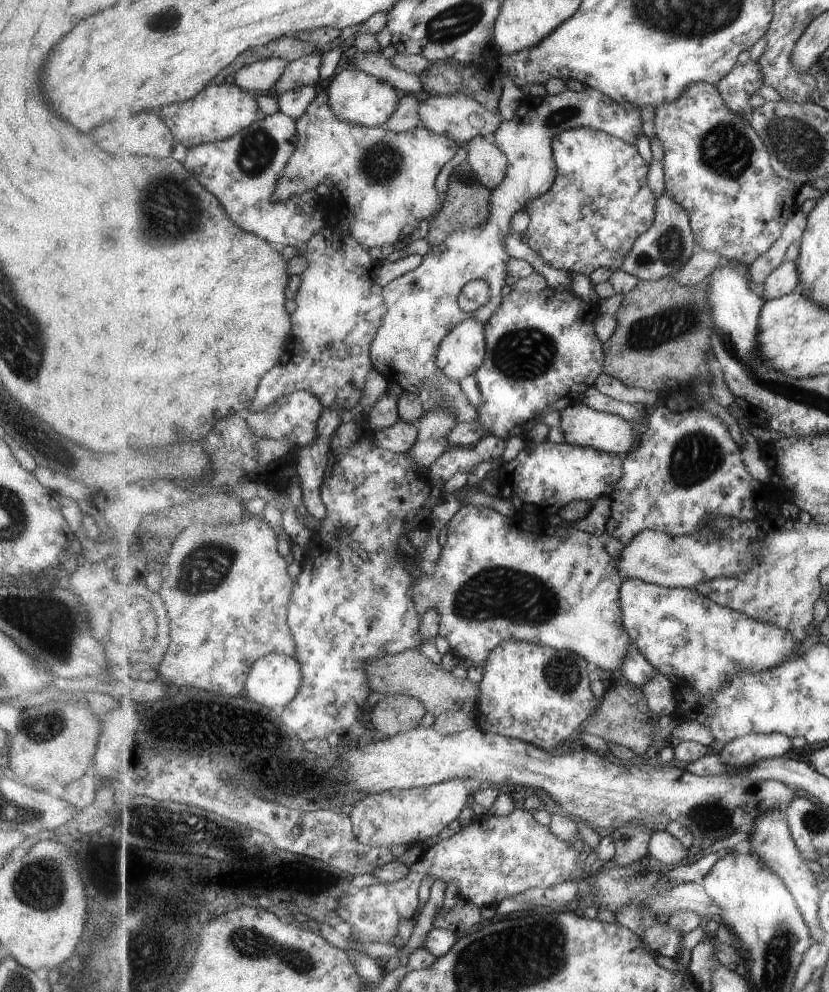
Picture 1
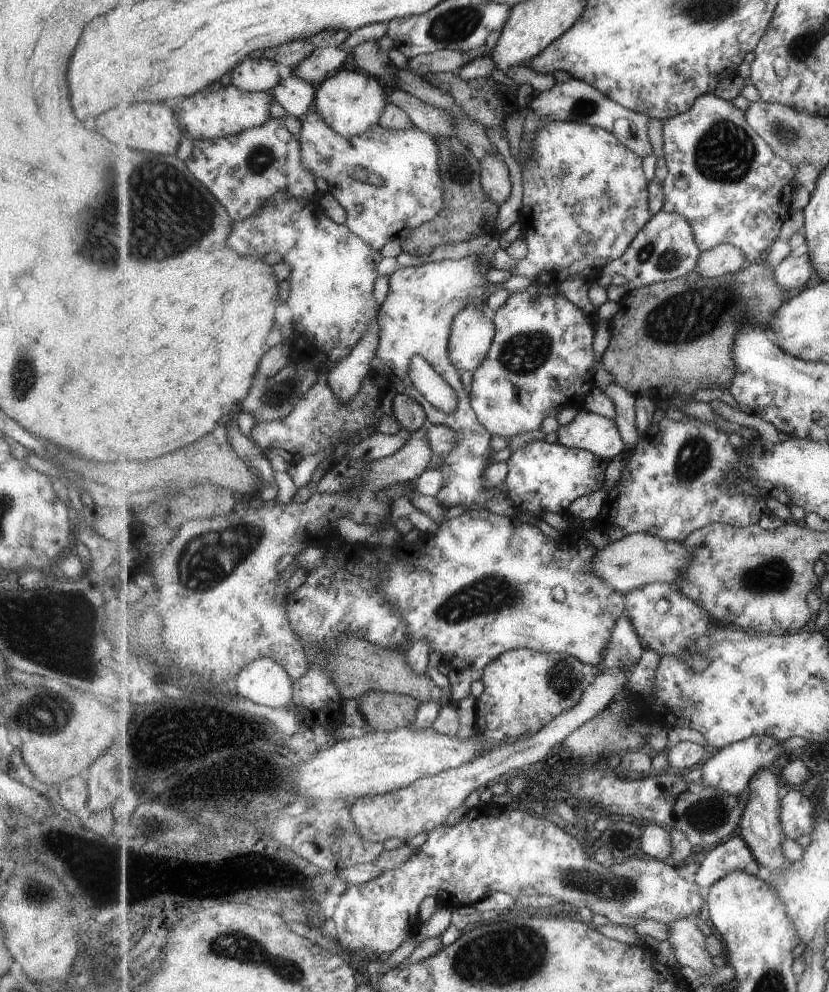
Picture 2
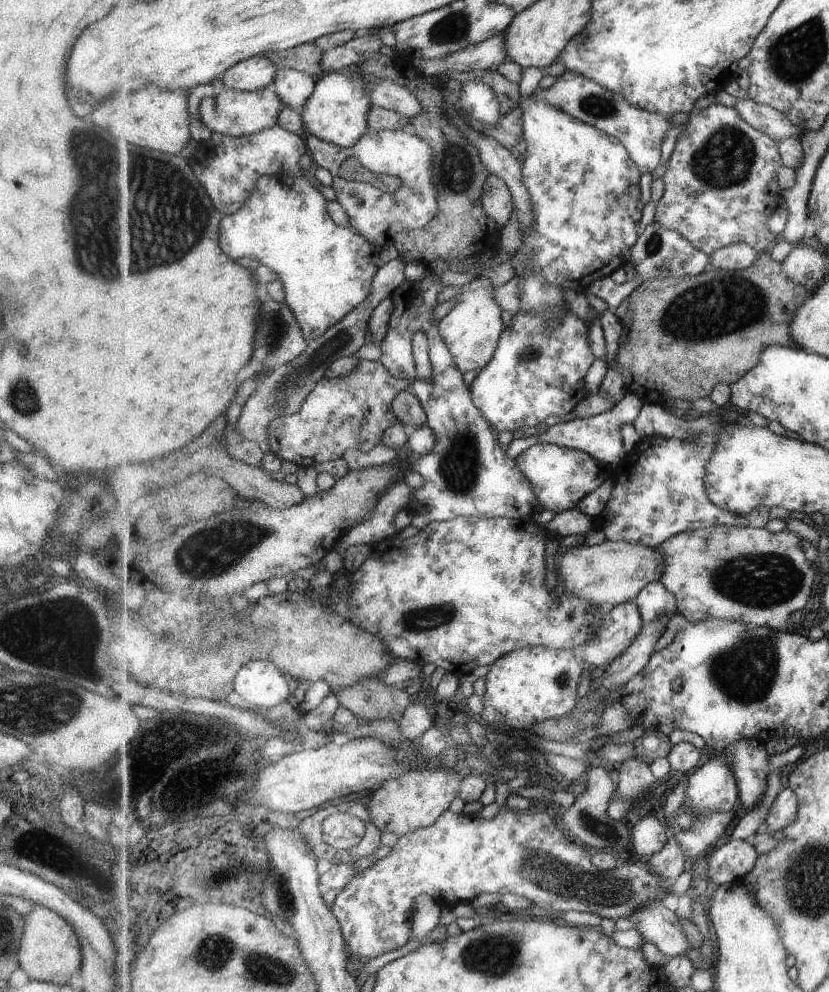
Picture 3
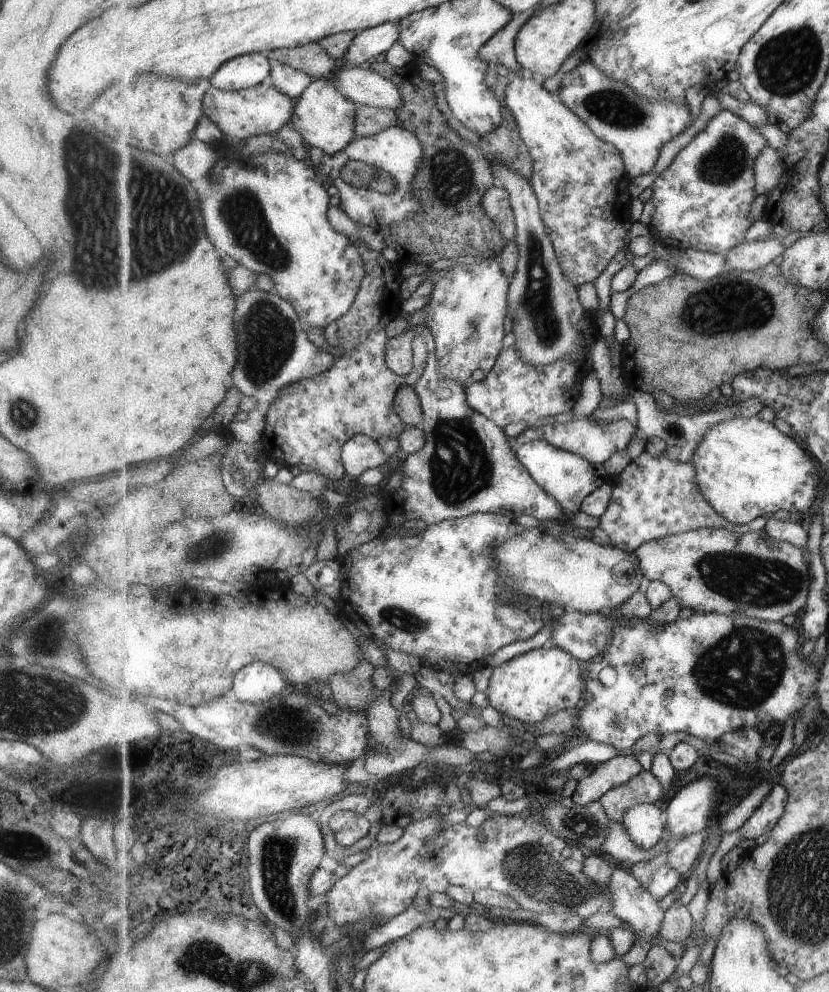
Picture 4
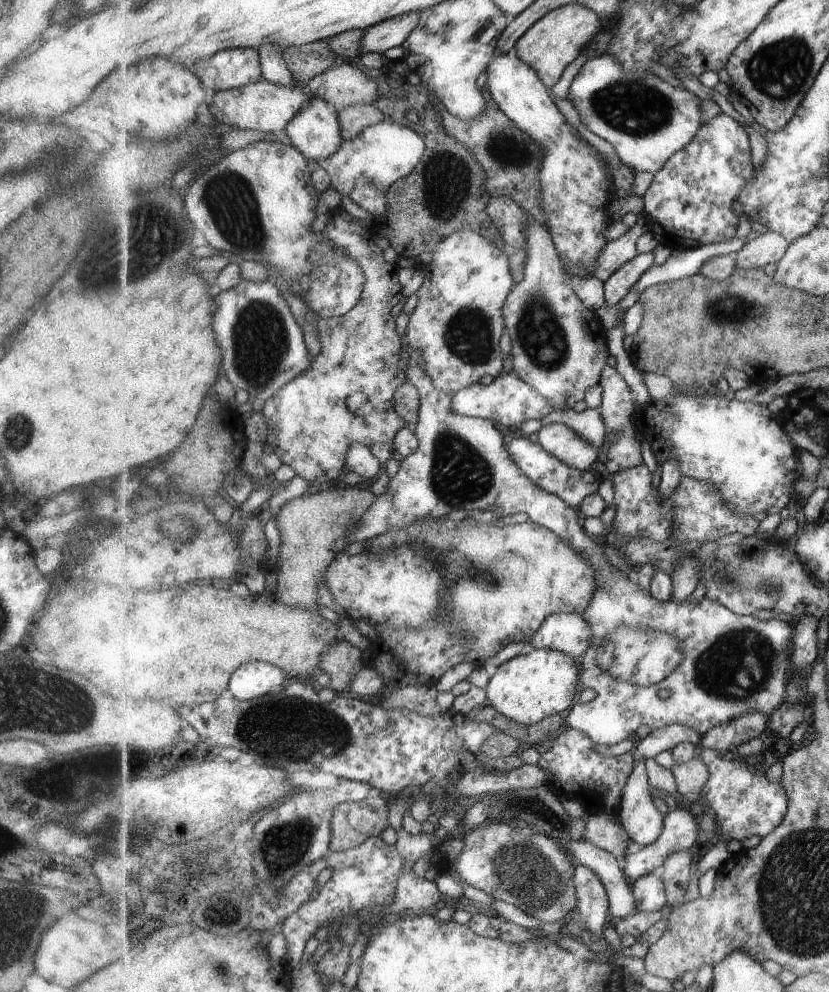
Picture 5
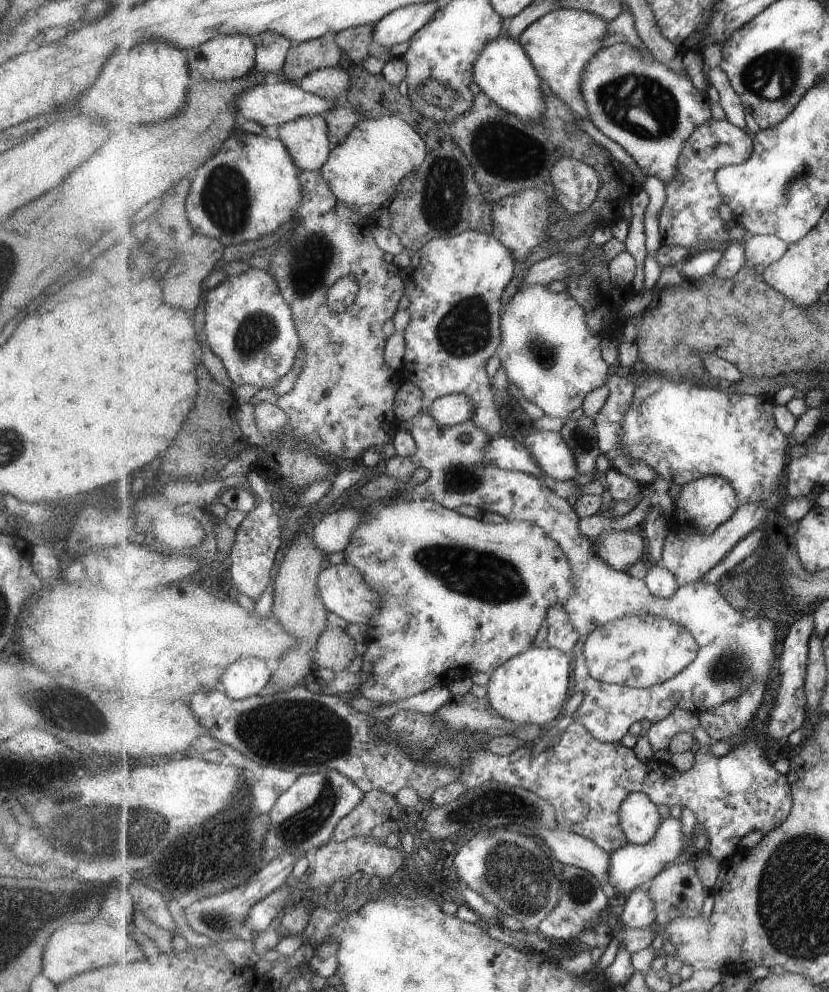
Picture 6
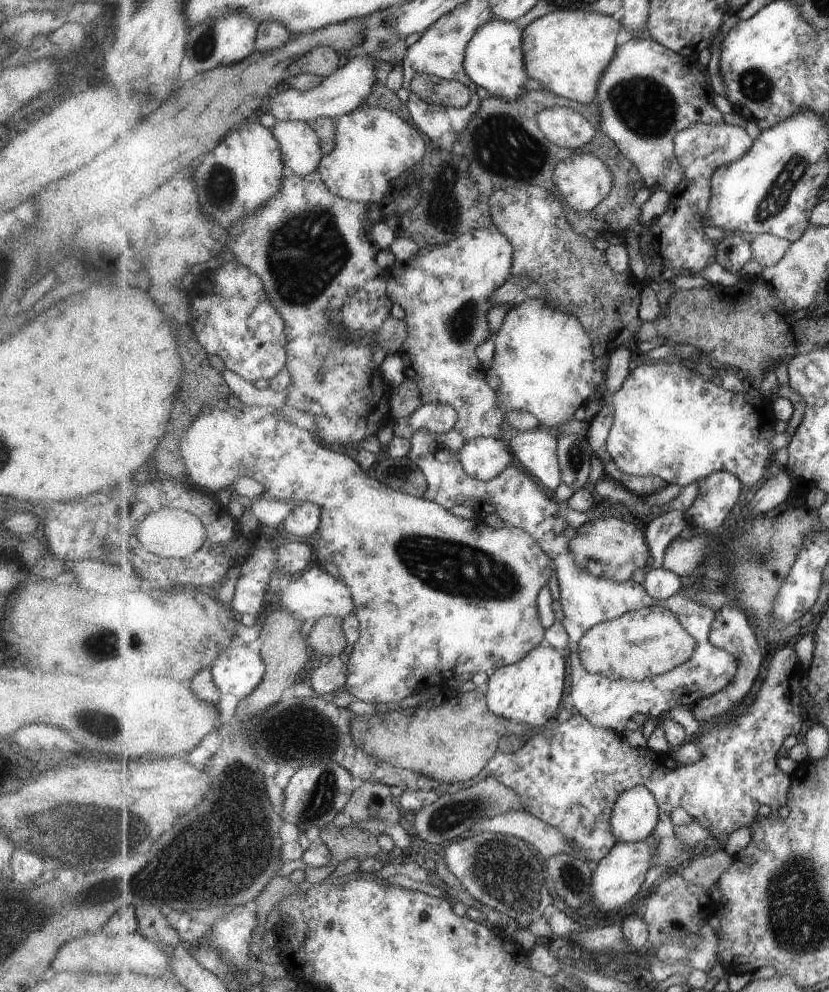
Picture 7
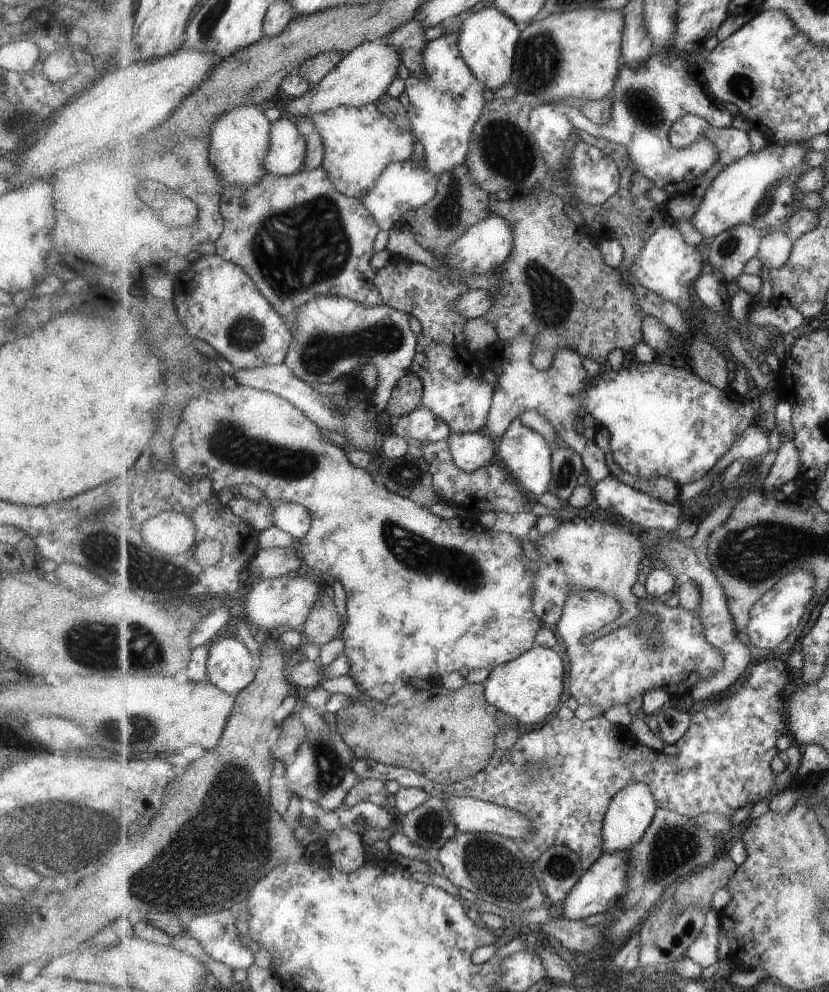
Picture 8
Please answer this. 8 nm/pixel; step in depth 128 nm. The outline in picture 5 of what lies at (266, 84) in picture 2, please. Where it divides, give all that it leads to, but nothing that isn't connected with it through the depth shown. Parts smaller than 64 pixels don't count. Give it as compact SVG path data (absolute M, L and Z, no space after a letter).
M251 48L227 50L197 62L191 70L210 93L242 88L261 78L261 56Z

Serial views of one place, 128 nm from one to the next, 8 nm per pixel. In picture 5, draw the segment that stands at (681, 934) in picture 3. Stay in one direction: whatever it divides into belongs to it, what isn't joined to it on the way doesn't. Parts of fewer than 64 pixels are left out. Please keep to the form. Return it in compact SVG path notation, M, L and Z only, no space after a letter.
M571 841L564 845L577 864L587 865L600 875L608 890L609 912L613 920L623 920L640 911L633 883L627 878L618 858L589 841Z

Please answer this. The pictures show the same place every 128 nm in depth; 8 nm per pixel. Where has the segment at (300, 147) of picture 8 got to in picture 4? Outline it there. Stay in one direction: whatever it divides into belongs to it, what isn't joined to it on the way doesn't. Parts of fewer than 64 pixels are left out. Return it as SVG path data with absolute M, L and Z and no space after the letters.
M315 79L314 82L303 92L303 95L296 101L292 124L299 130L299 134L308 147L318 148L326 154L339 154L345 146L349 146L357 137L356 115L358 104L349 100L345 95L337 90L331 79Z

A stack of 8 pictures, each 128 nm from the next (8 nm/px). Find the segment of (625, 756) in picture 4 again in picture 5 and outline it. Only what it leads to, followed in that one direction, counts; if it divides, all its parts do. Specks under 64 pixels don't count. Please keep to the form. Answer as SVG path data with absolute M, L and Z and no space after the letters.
M670 725L652 731L642 742L636 745L632 755L639 762L641 758L655 759L659 754L671 751L682 743L690 743L694 746L702 744L703 736L694 729L684 725Z

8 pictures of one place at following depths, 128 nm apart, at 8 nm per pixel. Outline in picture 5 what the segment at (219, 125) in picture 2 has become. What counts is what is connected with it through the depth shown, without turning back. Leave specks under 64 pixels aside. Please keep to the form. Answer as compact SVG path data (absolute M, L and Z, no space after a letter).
M265 79L263 82L253 82L242 88L211 93L206 107L208 114L219 123L262 134L285 131L289 122L309 104L309 100L313 100L313 97L301 86L282 86Z

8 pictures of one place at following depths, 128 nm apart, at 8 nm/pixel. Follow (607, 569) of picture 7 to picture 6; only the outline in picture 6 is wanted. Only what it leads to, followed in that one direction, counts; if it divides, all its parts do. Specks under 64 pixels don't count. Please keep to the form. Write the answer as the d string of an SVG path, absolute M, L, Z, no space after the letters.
M626 529L613 533L605 532L593 540L593 546L597 550L597 556L603 558L603 562L607 562L613 570L621 572L626 572L633 564L643 561L647 555L647 543L643 531L633 532L631 529Z

